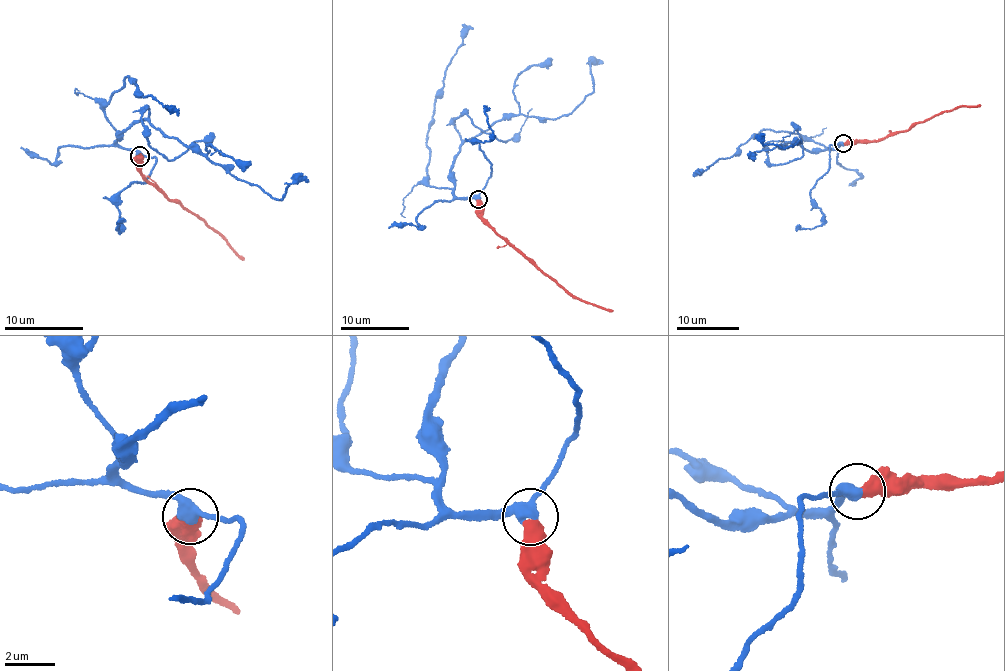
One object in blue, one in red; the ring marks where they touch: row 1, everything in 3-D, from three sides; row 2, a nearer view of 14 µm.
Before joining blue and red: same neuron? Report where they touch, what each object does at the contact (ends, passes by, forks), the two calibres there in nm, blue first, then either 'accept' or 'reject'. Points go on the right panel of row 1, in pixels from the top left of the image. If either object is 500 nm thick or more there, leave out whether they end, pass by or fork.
at (843, 143); 400 nm thick on the blue side, 550 nm on the other; accept

